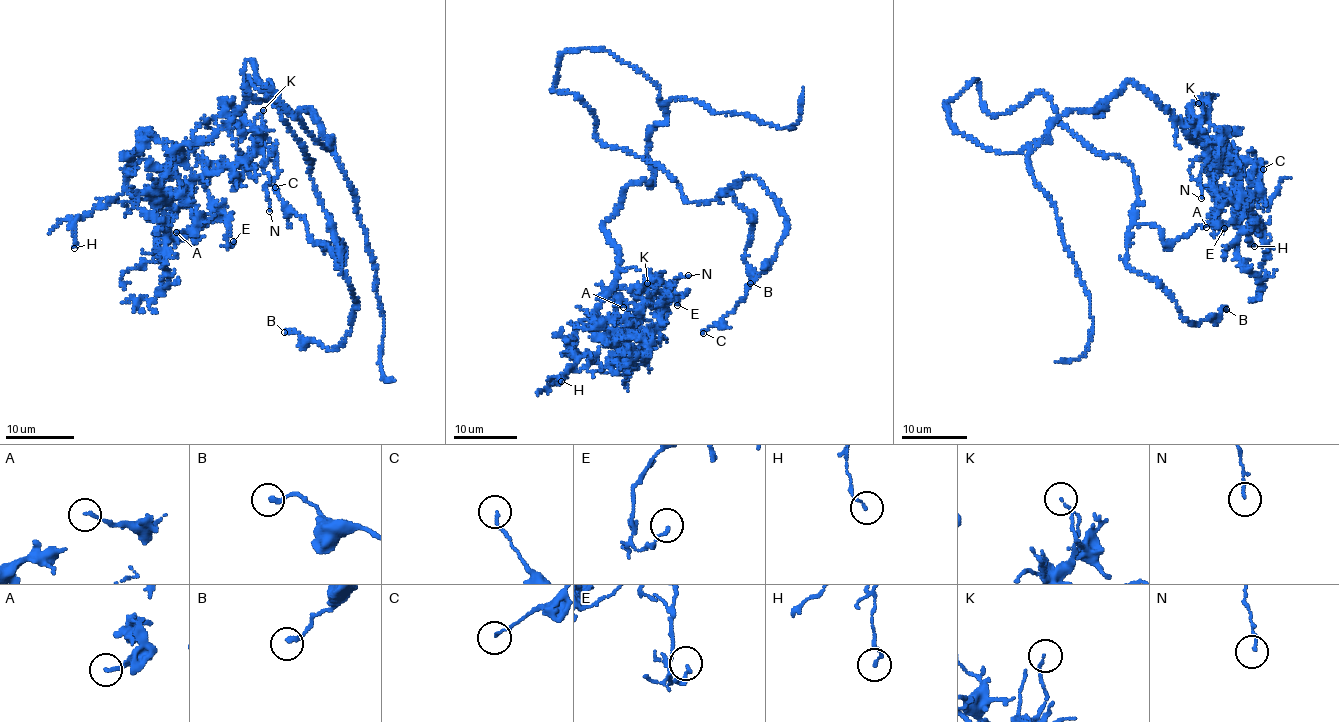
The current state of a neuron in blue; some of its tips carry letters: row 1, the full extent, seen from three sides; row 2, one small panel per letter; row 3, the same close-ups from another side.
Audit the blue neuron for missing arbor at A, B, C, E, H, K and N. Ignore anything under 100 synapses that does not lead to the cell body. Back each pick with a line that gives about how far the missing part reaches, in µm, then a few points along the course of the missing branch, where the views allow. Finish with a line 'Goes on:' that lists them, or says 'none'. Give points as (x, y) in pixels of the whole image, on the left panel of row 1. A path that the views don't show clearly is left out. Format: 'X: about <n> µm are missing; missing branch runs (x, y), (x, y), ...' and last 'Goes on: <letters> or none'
Goes on: none

